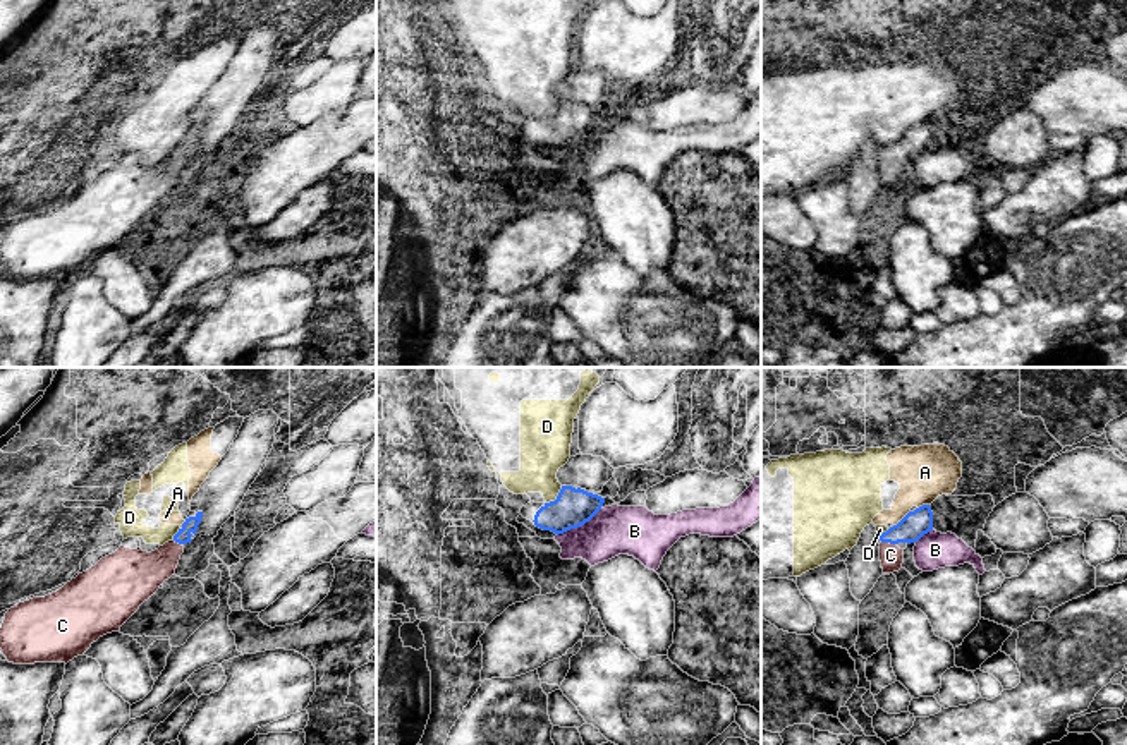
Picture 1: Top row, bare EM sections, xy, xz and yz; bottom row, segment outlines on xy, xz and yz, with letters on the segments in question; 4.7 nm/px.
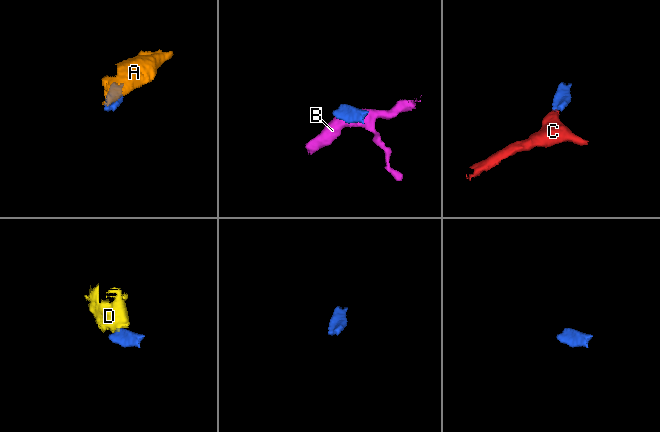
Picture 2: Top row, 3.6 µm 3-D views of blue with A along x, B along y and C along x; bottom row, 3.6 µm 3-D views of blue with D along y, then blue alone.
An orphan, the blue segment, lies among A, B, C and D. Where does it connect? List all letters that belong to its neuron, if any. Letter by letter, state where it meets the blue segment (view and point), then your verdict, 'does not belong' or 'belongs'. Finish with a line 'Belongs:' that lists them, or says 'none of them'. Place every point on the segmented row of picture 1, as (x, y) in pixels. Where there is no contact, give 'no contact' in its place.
A: yz (902, 519) | does not belong
B: xz (579, 526) | does not belong
C: yz (889, 541) | belongs
D: xz (557, 496) | does not belong
Belongs: C

